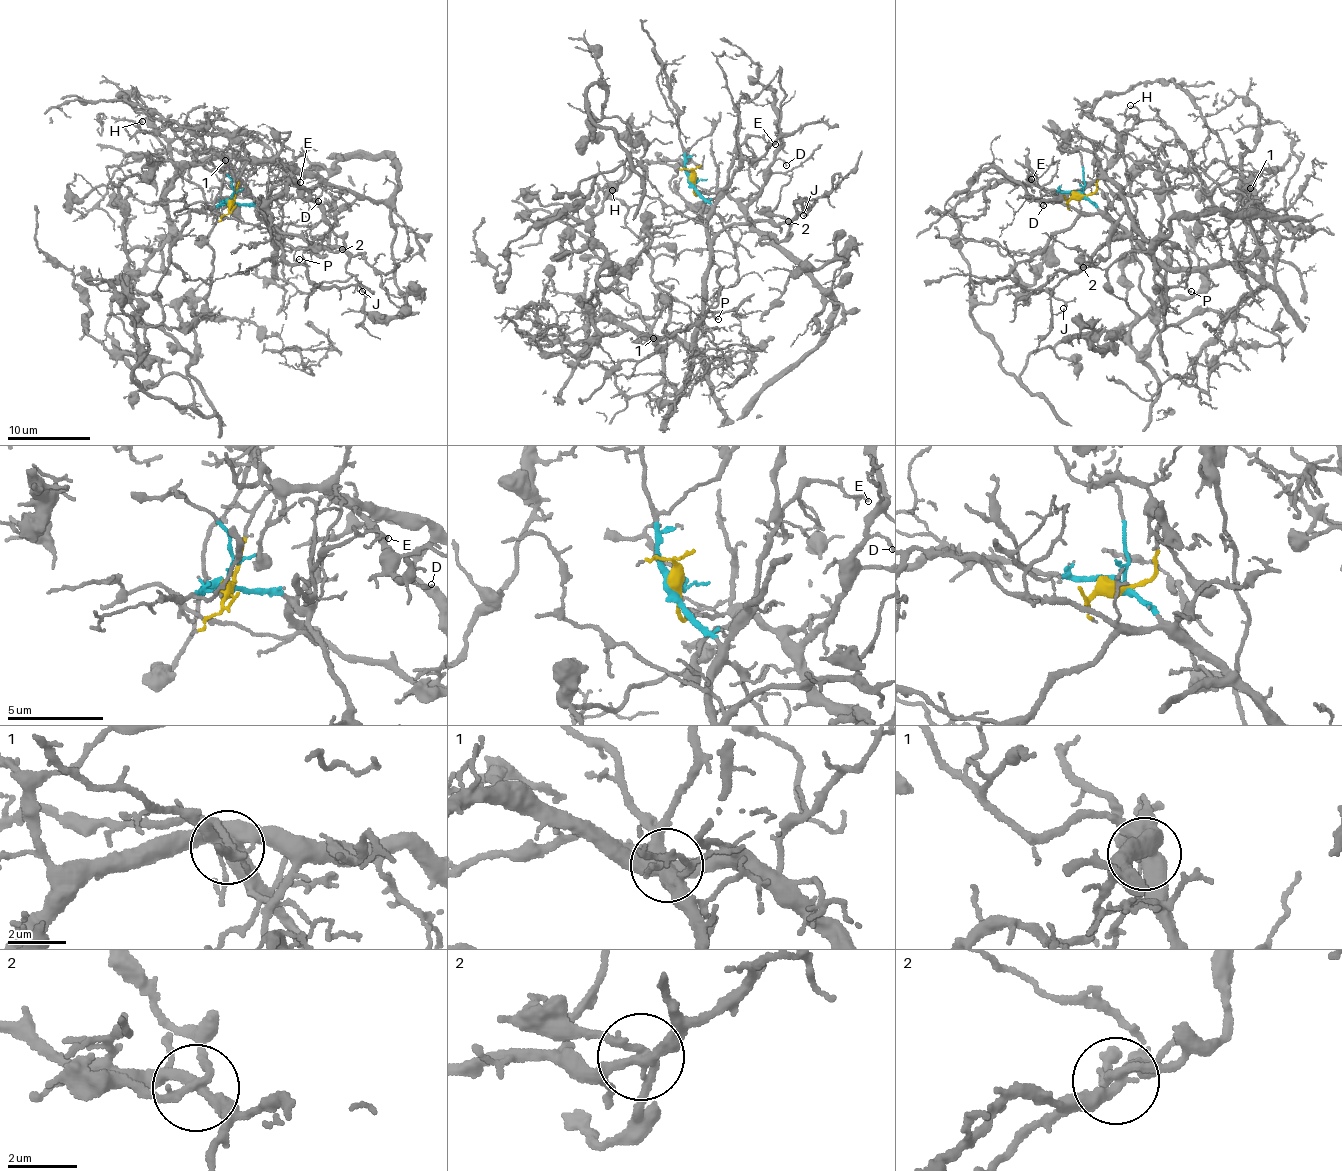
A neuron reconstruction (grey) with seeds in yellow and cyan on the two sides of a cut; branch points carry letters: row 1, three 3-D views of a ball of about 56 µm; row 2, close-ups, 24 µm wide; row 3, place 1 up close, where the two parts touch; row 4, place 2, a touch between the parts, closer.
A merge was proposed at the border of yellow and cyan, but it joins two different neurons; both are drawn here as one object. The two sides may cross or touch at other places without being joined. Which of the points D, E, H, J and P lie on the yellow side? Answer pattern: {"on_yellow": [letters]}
{"on_yellow": ["D"]}

